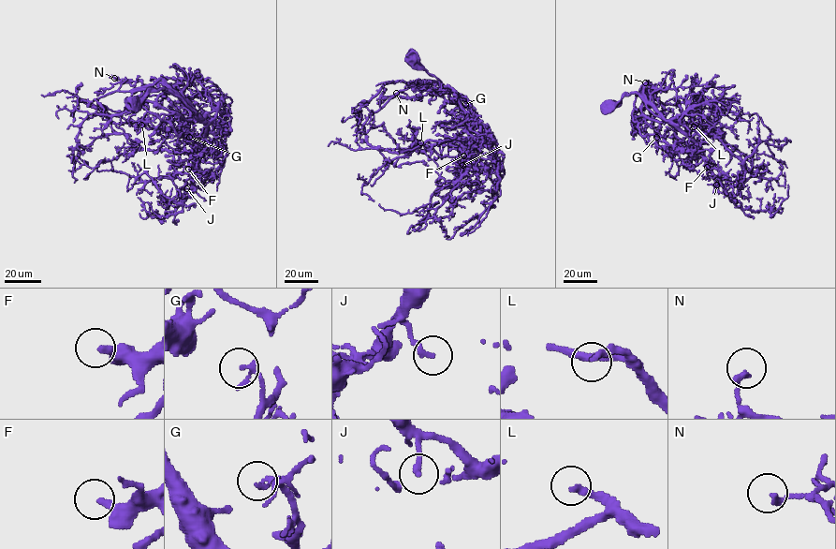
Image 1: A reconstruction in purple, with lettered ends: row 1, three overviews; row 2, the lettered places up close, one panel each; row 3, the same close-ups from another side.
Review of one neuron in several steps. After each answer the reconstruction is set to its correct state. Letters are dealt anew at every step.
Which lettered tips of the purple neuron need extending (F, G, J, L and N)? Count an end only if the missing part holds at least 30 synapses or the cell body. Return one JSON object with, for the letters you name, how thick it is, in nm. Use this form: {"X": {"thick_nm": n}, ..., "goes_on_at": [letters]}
{"L": {"thick_nm": 240}, "goes_on_at": ["L"]}

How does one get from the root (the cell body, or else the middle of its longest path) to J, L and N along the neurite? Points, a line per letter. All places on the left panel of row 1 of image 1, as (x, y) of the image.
J: (132, 101), (166, 88), (201, 118), (205, 139), (186, 188)
L: (132, 101), (166, 88), (208, 123), (191, 115), (190, 120), (176, 118), (149, 128), (141, 125)
N: (132, 101), (167, 89), (151, 102), (139, 89), (114, 78)

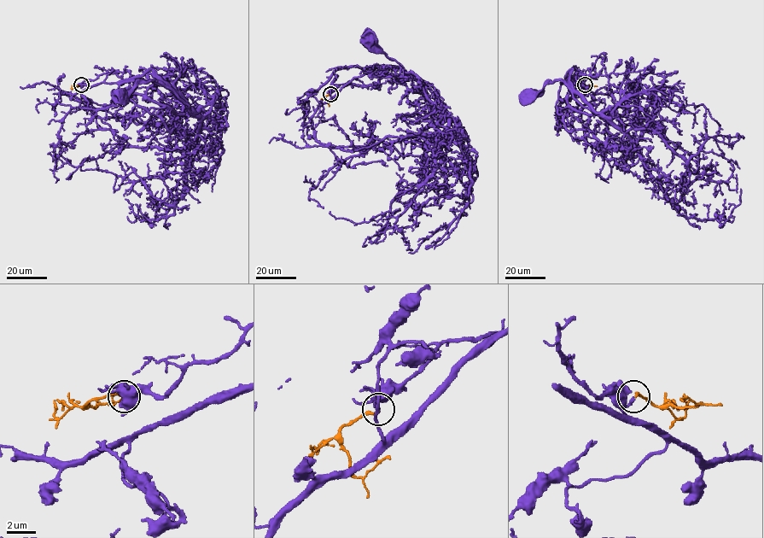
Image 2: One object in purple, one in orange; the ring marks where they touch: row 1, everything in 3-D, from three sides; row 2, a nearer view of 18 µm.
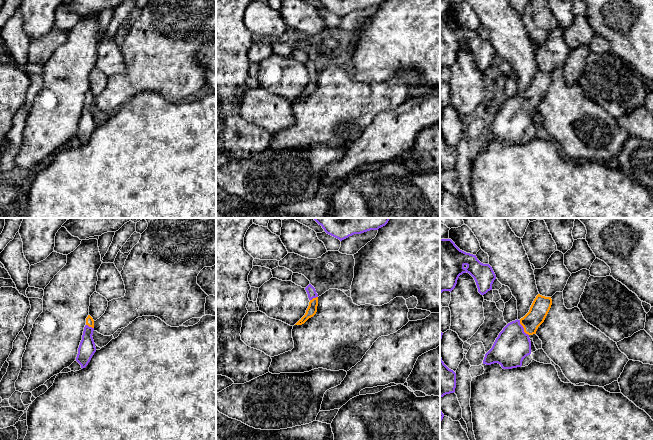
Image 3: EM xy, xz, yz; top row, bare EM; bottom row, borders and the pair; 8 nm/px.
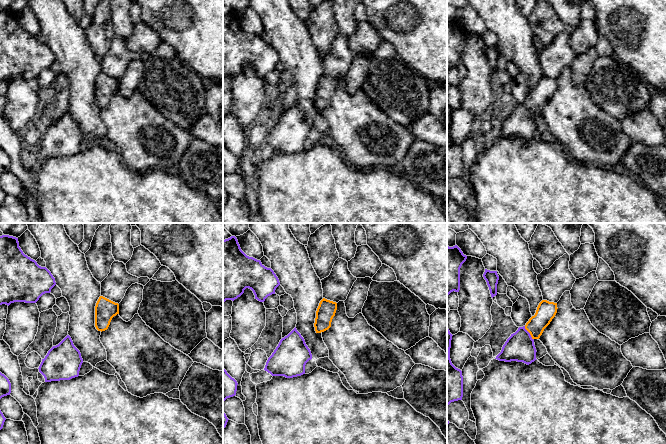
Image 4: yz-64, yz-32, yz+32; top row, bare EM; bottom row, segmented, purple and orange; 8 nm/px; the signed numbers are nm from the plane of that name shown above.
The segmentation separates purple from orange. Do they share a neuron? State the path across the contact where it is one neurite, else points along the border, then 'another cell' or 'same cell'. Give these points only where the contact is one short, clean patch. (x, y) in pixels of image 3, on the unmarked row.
across yz (512, 121), (514, 113), (523, 104), (537, 90), (541, 81) | same cell

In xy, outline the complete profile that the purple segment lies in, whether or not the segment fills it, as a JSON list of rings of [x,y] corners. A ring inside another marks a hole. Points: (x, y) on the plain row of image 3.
[[[88,91],[76,133],[76,137],[81,141],[82,145],[88,141],[92,132],[96,128],[95,119],[92,113],[93,107],[94,96],[90,91]]]

